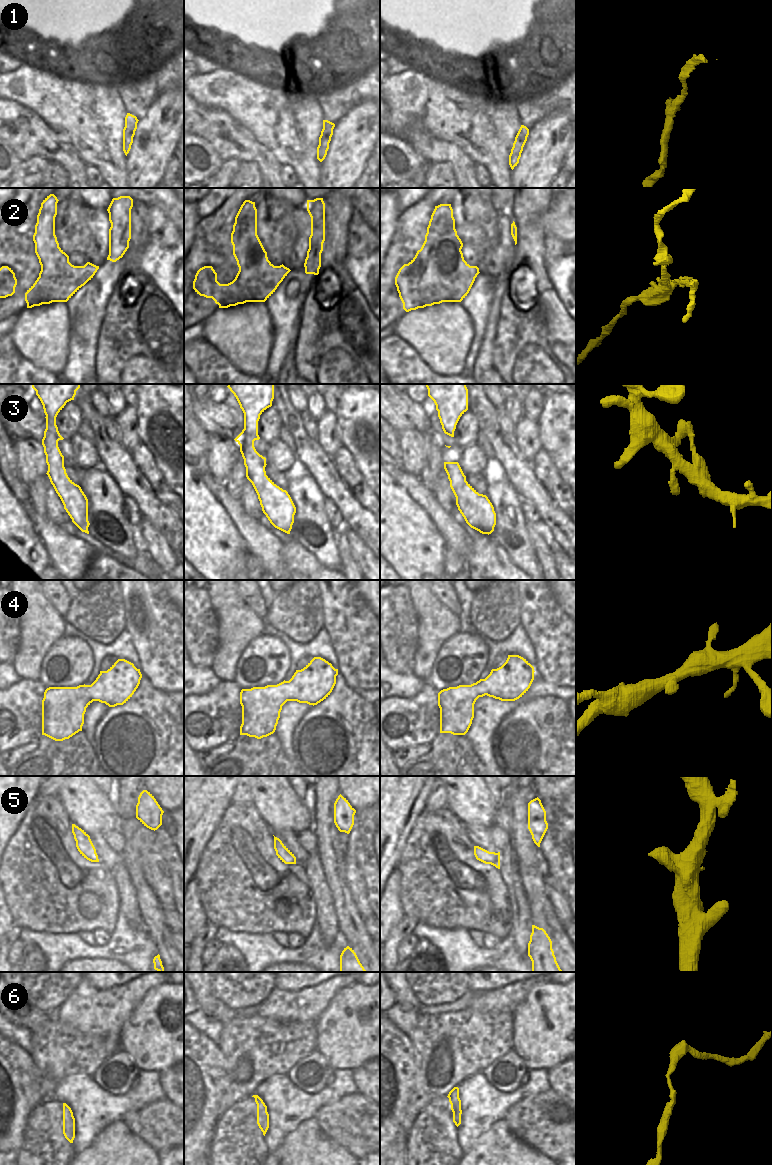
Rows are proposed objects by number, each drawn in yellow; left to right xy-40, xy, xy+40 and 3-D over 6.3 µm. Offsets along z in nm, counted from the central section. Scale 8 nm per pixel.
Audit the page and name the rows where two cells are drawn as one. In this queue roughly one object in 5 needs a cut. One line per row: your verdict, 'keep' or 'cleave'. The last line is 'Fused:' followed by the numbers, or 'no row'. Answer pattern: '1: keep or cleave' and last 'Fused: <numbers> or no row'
1: keep
2: cleave
3: keep
4: keep
5: keep
6: keep
Fused: 2

